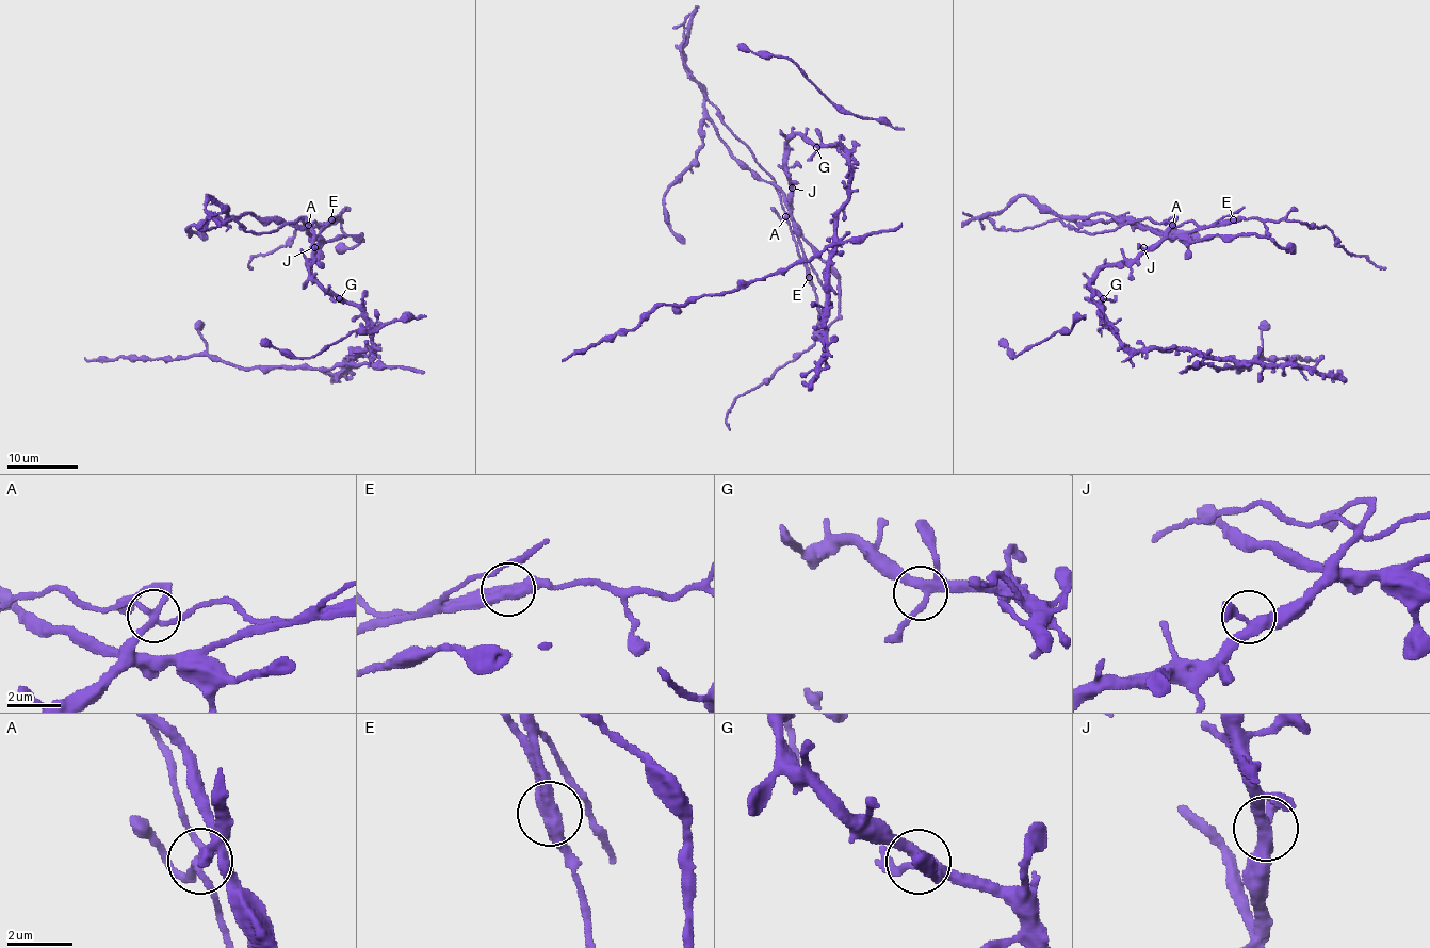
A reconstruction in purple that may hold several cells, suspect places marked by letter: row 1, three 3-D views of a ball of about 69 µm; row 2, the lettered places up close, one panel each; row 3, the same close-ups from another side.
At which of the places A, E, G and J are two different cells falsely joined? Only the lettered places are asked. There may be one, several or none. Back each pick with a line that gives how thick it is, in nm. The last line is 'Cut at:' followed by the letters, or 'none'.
A: 240 nm
E: 420 nm
Cut at: A, E

